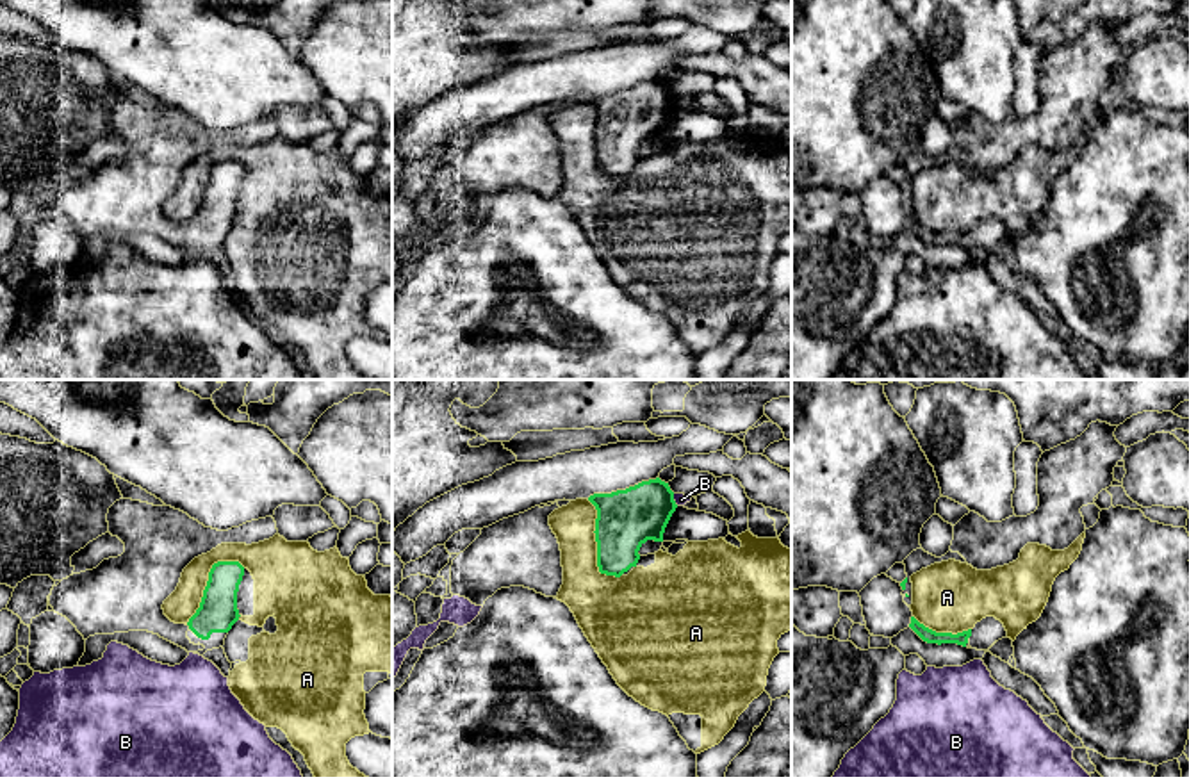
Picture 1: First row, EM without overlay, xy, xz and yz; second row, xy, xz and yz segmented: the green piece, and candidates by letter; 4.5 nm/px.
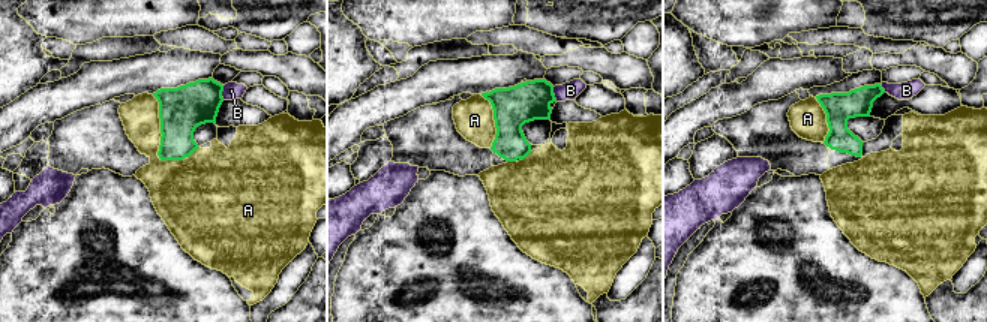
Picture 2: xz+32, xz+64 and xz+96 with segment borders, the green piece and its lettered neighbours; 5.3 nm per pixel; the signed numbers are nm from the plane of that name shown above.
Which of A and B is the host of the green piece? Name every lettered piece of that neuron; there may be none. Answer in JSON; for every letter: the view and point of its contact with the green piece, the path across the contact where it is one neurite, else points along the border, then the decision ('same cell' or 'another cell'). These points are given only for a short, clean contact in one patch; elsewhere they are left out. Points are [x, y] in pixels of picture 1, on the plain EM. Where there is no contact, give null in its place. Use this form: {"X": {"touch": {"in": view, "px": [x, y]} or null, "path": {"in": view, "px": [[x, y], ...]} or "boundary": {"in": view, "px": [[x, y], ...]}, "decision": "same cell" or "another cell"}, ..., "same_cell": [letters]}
{"A": {"touch": {"in": "xz", "px": [598, 147]}, "decision": "another cell"}, "B": {"touch": {"in": "xz", "px": [672, 100]}, "decision": "another cell"}, "same_cell": []}

